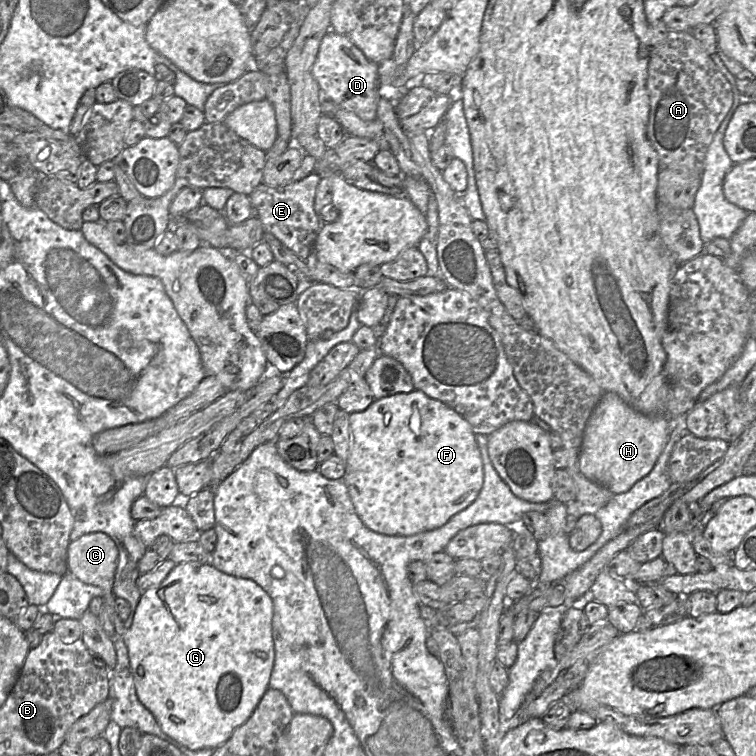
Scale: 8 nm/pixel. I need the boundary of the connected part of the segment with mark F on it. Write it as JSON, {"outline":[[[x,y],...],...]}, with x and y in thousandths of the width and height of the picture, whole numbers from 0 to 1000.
{"outline":[[[550,515],[541,520],[525,520],[496,528],[481,544],[463,546],[462,561],[464,573],[463,594],[454,635],[472,683],[488,701],[511,709],[545,709],[569,702],[586,696],[598,683],[618,672],[631,659],[639,642],[640,626],[628,573],[623,562],[612,552],[583,530],[569,526],[557,516]]]}

